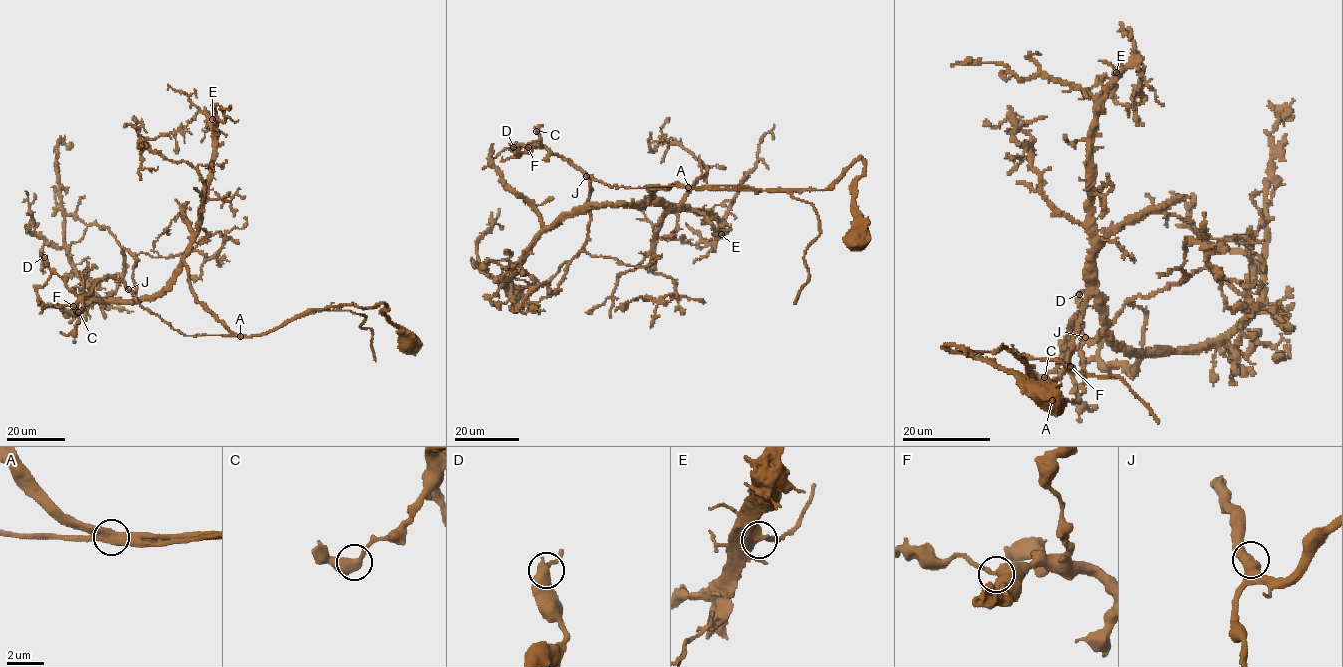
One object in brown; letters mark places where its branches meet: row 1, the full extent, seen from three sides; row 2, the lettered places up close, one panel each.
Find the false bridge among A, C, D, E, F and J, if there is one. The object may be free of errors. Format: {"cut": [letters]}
{"cut": ["A"]}

